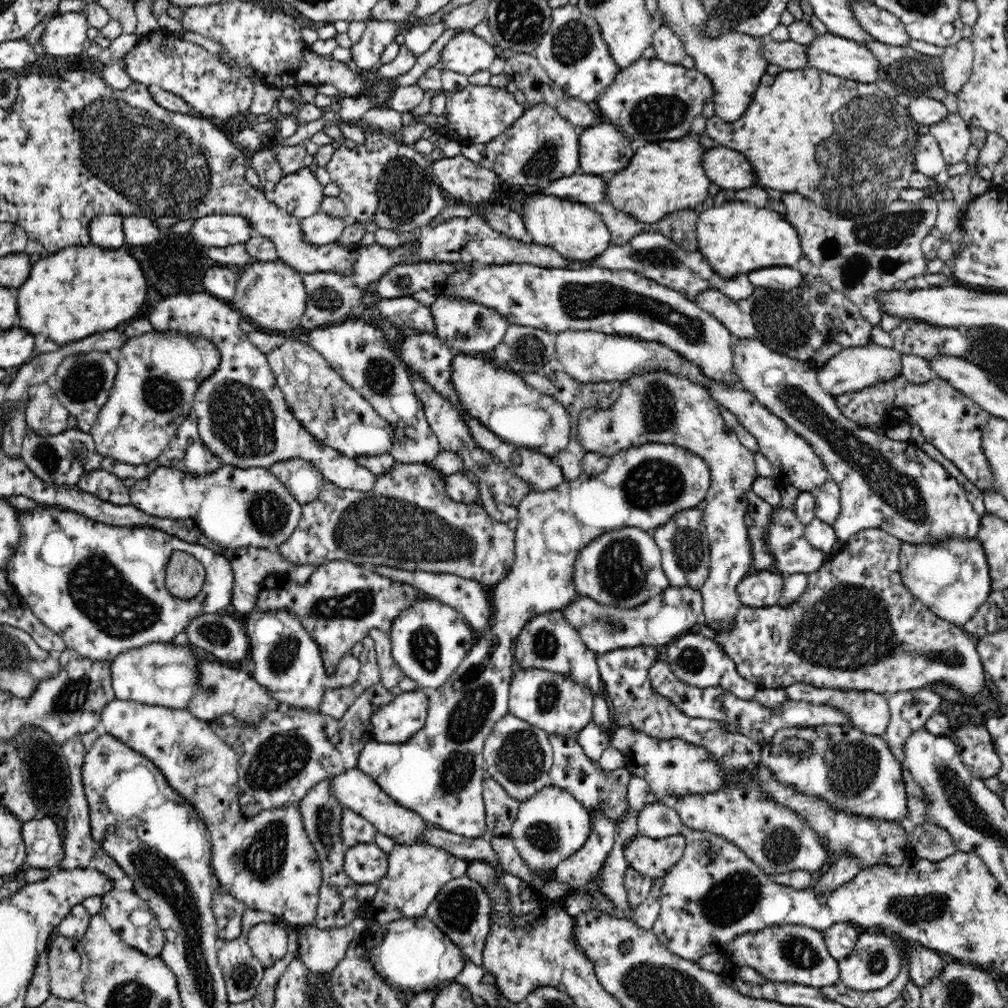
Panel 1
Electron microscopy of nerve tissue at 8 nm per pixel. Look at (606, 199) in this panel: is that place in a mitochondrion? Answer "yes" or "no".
no

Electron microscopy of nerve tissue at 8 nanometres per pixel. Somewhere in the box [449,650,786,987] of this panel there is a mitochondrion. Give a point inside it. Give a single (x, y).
(731, 897)

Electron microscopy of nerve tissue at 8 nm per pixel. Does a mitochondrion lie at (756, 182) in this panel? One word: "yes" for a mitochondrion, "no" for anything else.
no

